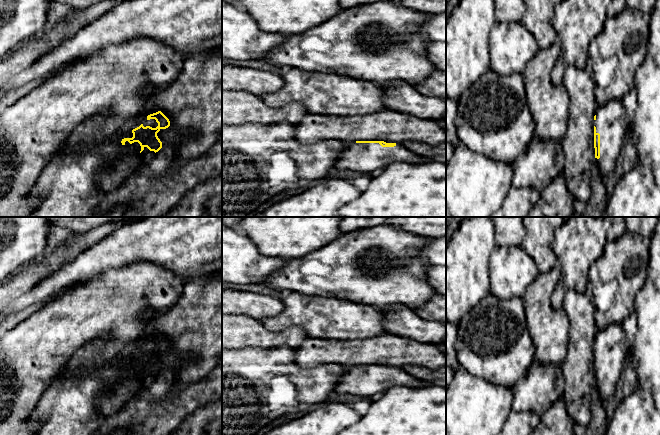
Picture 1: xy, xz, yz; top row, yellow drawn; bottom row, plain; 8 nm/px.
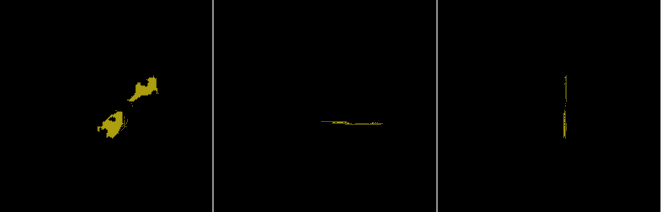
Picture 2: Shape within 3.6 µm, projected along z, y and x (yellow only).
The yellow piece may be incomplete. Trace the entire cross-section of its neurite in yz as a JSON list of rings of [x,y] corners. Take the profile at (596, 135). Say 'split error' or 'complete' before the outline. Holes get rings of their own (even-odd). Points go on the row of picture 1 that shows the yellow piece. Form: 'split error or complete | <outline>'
split error | [[[622,100],[597,107],[594,116],[595,161],[603,178],[615,169],[616,160],[625,143],[627,113]]]

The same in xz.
split error | [[[356,141],[347,142],[335,168],[370,174],[376,169],[385,169],[392,163],[421,164],[427,161],[426,157],[413,153],[402,144]]]

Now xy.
split error | [[[158,111],[147,116],[146,125],[144,127],[141,124],[133,129],[132,138],[122,139],[121,143],[126,146],[128,160],[118,165],[112,172],[99,177],[98,184],[105,194],[120,188],[131,174],[141,170],[141,167],[146,162],[138,159],[138,153],[141,153],[145,147],[155,153],[162,148],[162,142],[157,133],[161,129],[166,129],[170,126],[169,119],[161,111]]]

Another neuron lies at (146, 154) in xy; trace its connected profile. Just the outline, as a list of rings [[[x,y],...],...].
[[[140,146],[140,150],[138,152],[138,159],[140,161],[145,161],[147,162],[148,160],[150,160],[153,155],[155,154],[154,151],[150,151],[147,147],[144,147],[144,150],[141,150],[141,146]]]

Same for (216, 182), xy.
[[[222,173],[197,185],[190,192],[190,198],[174,207],[165,217],[202,217],[207,214],[207,201],[218,195],[222,196]]]

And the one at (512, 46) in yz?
[[[521,22],[497,23],[490,31],[490,69],[502,77],[509,77],[514,73],[522,74],[527,63],[539,51],[535,37],[521,24]]]

